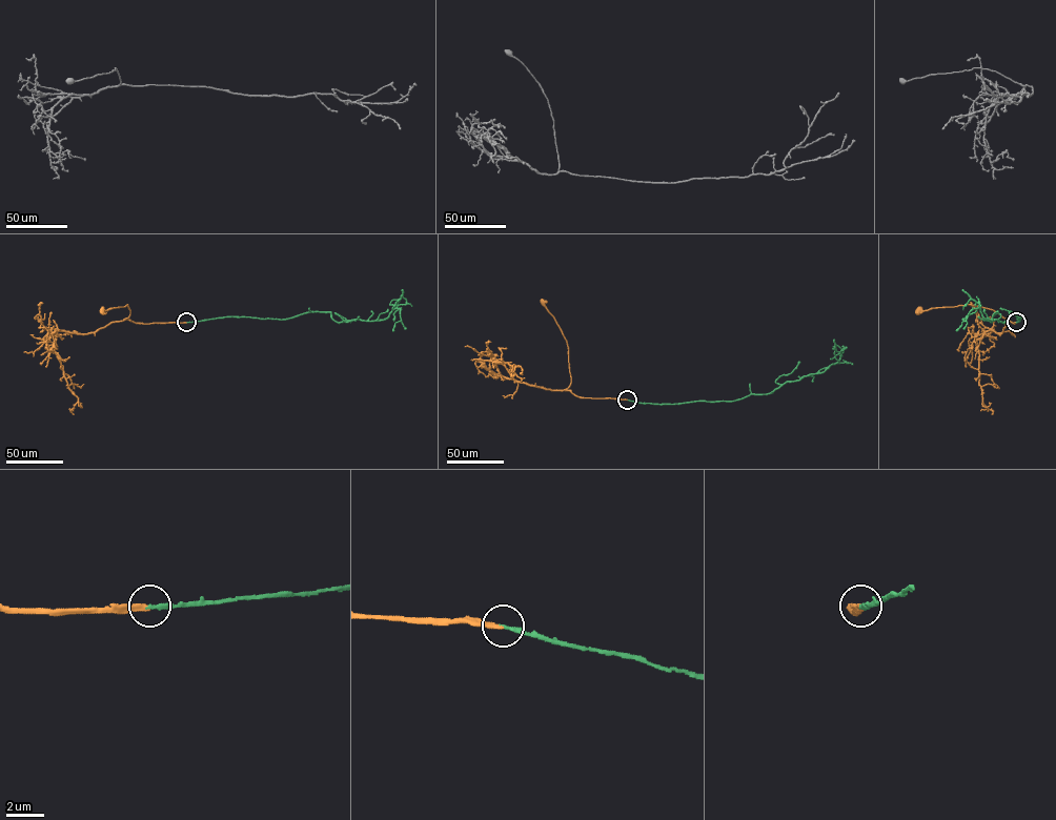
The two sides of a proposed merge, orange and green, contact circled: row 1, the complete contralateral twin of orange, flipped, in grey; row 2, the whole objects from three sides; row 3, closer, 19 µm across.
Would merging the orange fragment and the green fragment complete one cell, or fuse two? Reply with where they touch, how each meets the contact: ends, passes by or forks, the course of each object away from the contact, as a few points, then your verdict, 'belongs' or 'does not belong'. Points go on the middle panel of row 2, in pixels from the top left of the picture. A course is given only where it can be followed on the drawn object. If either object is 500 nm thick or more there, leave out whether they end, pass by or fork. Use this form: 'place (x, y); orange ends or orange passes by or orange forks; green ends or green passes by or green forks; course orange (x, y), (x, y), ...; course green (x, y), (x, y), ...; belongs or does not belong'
place (627, 400); orange ends; green ends; course orange (627, 400), (580, 397), (565, 389), (571, 380), (567, 342), (542, 302); course green (627, 400), (666, 404), (734, 401), (770, 393), (786, 382), (823, 372), (837, 363), (841, 349), (833, 340); belongs

